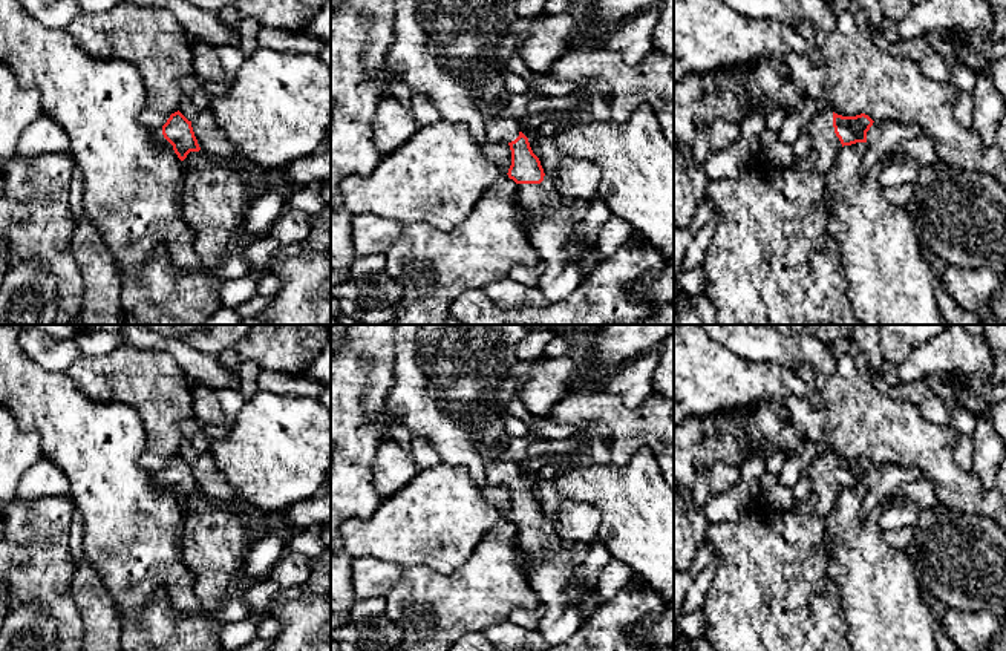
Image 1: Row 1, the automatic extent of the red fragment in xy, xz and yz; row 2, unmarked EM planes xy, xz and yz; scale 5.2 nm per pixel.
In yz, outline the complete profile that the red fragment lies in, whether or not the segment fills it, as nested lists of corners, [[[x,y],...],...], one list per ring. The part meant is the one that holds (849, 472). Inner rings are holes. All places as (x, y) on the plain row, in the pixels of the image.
[[[831,453],[816,458],[807,469],[807,475],[815,509],[822,518],[833,510],[844,489],[867,487],[861,512],[861,516],[867,516],[876,505],[893,498],[903,484],[920,478],[914,469],[903,469],[897,464],[877,467],[865,456],[842,460]]]

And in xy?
[[[179,453],[171,456],[162,470],[152,472],[152,484],[158,489],[170,490],[181,504],[184,504],[190,495],[201,493],[191,464]]]

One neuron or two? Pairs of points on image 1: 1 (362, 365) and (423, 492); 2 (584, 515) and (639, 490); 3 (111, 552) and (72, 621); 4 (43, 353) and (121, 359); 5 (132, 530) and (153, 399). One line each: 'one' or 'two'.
1: two
2: two
3: two
4: two
5: two

